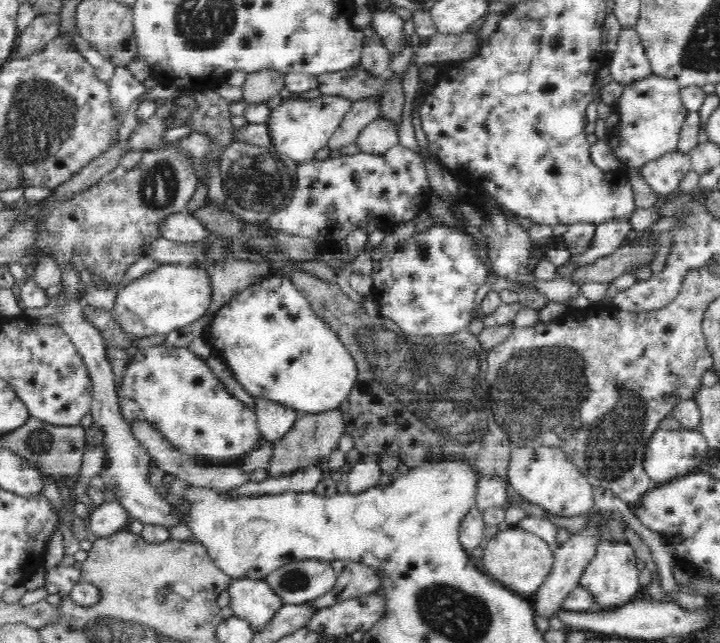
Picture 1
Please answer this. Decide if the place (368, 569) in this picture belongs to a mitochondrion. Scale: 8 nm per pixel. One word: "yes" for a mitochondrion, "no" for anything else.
no

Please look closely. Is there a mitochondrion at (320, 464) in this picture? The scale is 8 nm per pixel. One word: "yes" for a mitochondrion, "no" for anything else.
no

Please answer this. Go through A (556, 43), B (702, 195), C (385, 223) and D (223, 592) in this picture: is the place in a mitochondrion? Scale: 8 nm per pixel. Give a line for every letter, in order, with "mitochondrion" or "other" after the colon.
A: other
B: other
C: other
D: other

